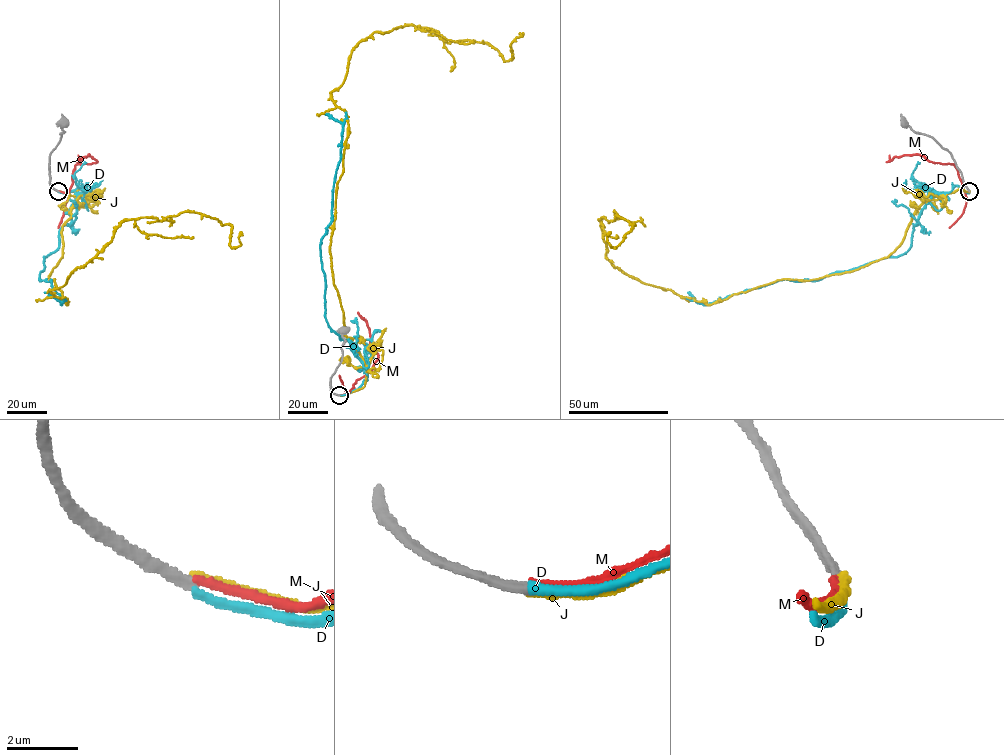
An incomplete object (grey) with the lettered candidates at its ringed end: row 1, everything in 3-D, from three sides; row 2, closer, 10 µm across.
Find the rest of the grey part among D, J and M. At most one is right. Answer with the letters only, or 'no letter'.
D

